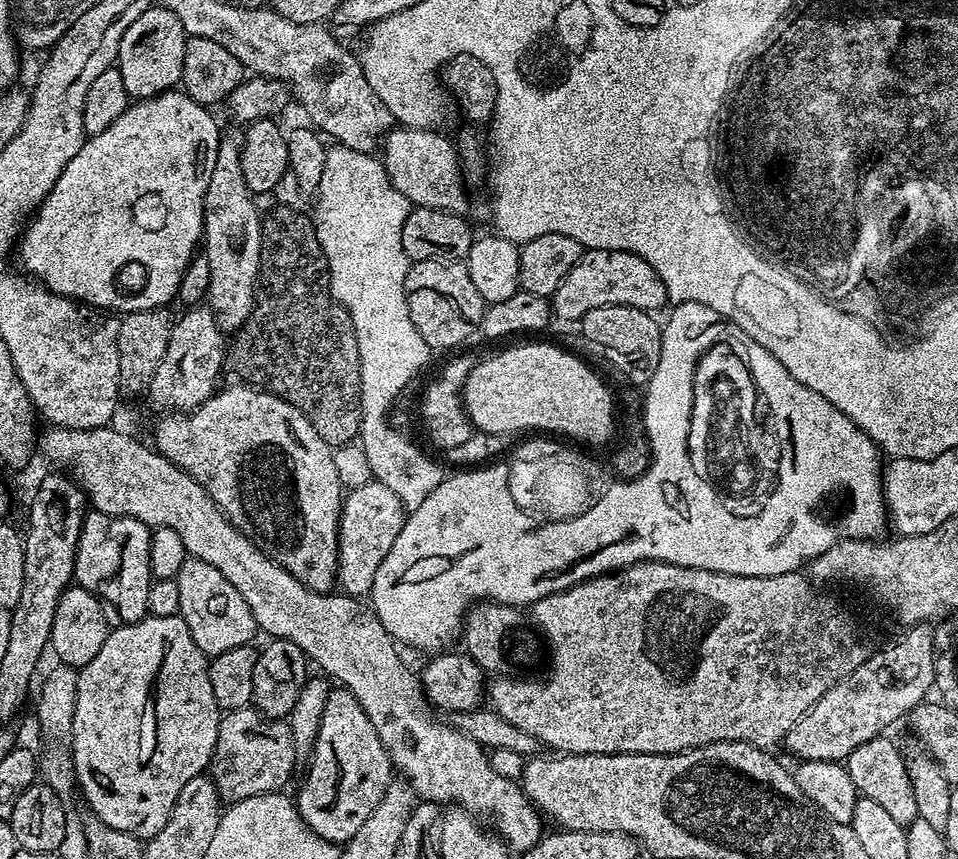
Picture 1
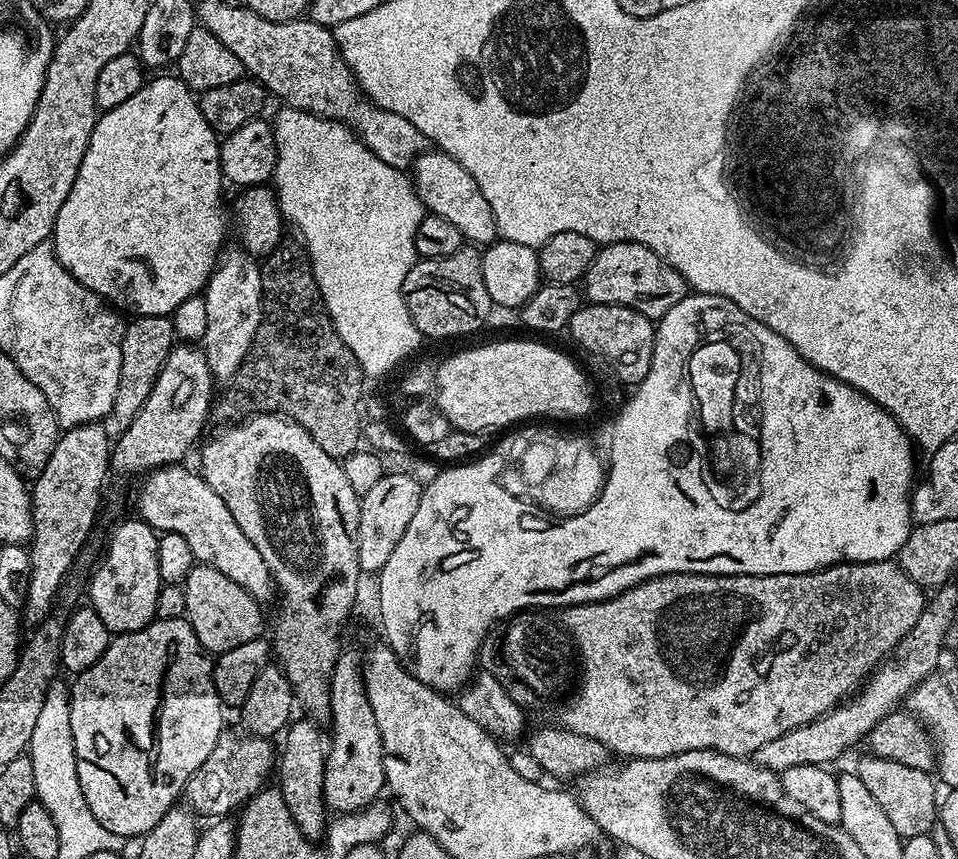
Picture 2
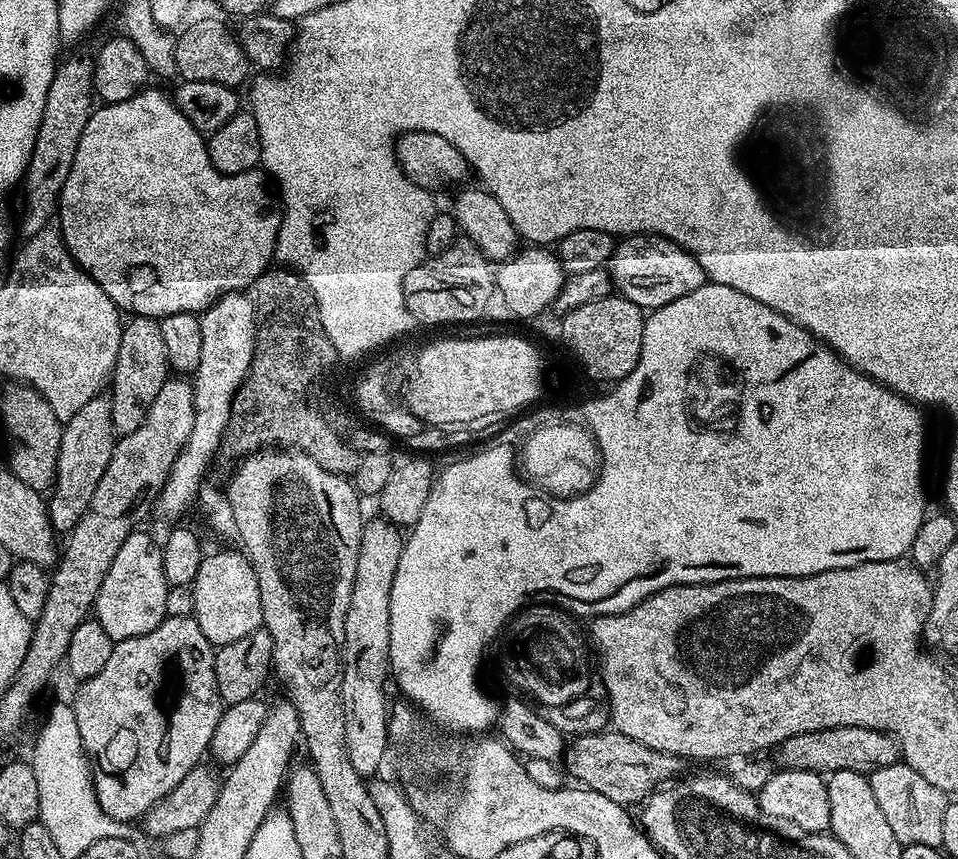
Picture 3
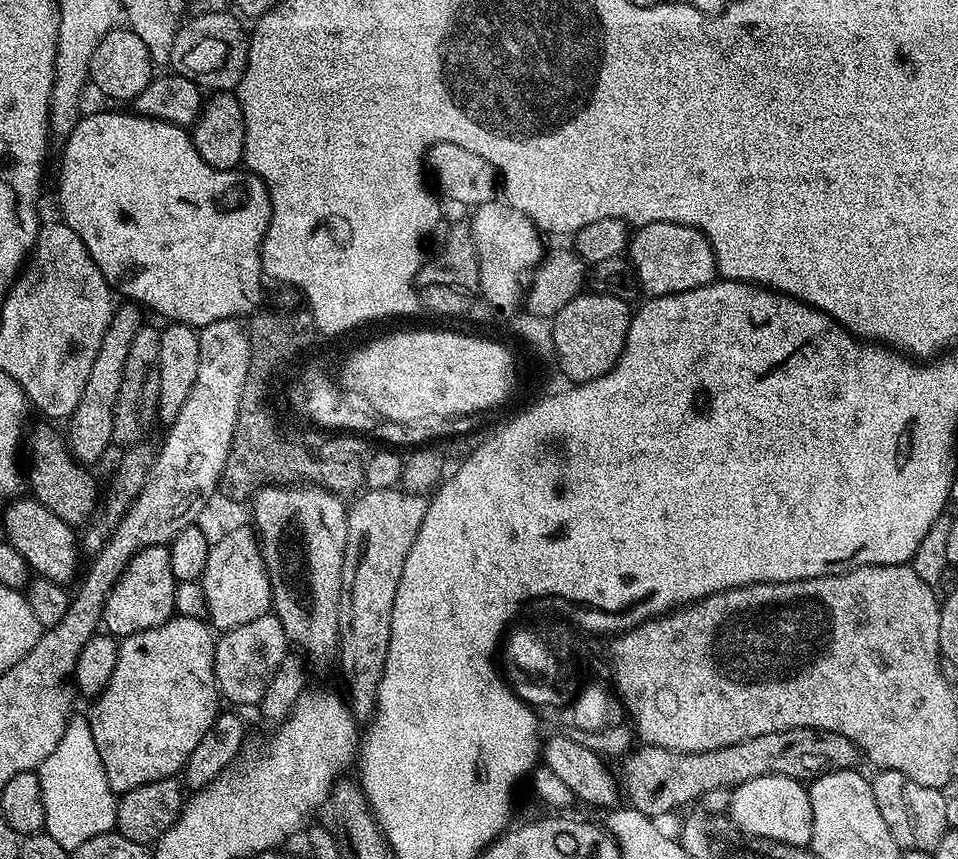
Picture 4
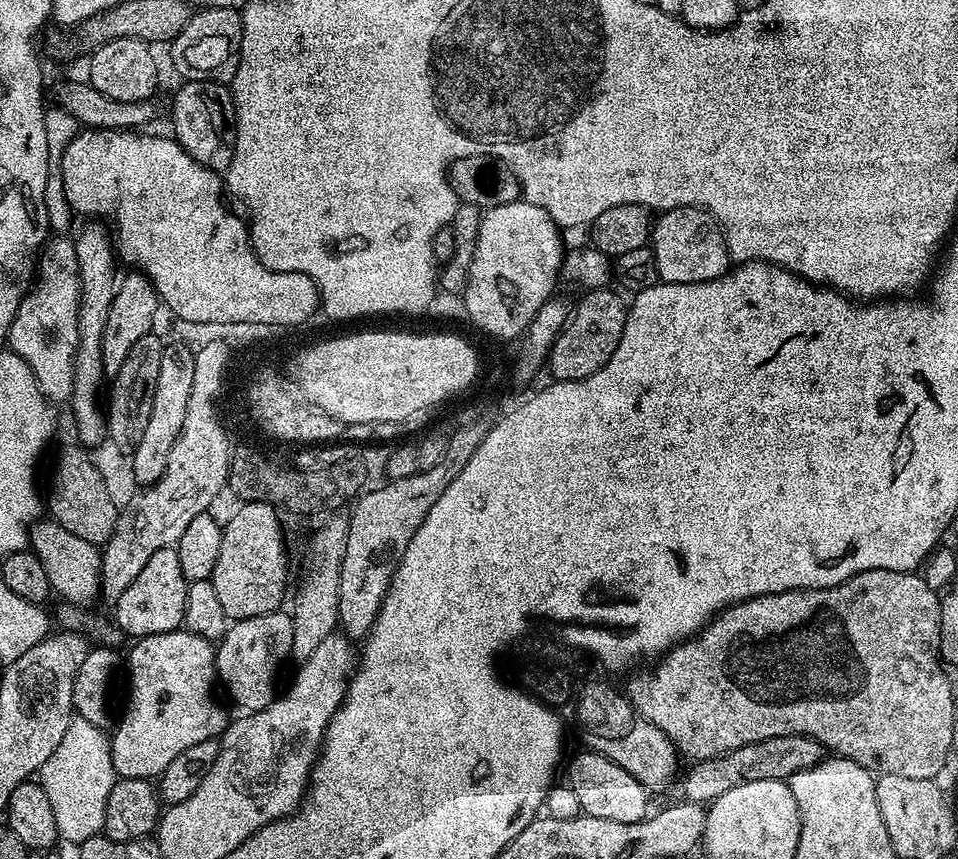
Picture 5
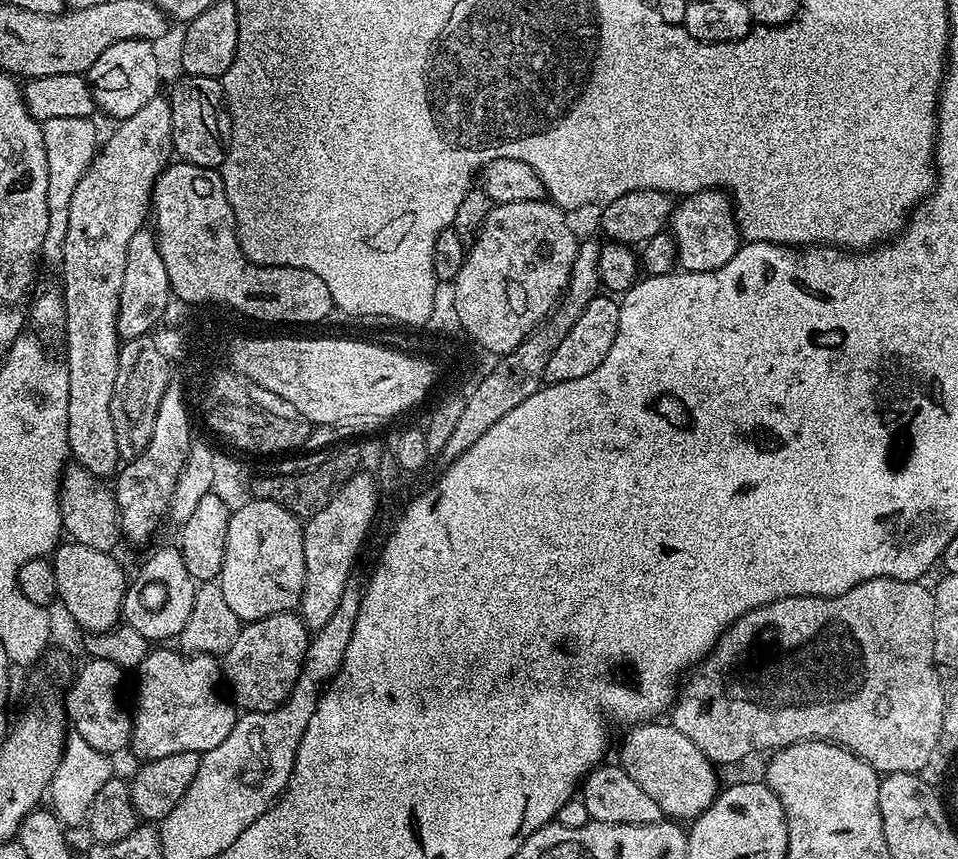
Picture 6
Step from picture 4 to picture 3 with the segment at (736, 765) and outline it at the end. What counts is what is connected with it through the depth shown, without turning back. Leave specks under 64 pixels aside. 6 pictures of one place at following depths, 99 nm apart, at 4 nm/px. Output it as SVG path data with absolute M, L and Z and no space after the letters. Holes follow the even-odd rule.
M838 726L810 734L794 734L794 738L786 738L776 745L774 755L775 763L781 769L810 770L821 774L850 770L867 774L897 763L900 760L900 747L887 732L870 730L866 726ZM615 730L575 737L565 747L562 757L565 773L571 779L573 776L577 785L598 794L606 794L610 802L625 806L643 805L657 788L681 775L680 764L682 765L681 757L650 750L650 746L642 746L642 742L634 742L634 738L626 738L626 734Z

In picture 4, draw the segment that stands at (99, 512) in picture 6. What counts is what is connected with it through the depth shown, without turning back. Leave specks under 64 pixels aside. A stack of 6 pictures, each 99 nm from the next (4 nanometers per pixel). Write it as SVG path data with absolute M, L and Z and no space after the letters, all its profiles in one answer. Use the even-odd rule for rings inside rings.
M48 422L31 425L26 436L26 448L32 451L32 461L26 464L26 484L32 487L31 495L46 510L58 514L62 522L73 526L84 526L97 515L98 512L98 488L96 492L96 480L91 476L89 469L80 461L72 457L72 451L68 448L68 441L63 435L55 432L53 425Z

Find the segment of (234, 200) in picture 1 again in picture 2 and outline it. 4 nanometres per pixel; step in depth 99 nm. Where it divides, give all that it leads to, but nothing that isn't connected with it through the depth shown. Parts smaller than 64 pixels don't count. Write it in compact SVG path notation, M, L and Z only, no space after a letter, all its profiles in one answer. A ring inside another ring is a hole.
M247 251L232 252L216 265L202 295L206 302L206 334L202 347L216 382L234 378L238 366L248 357L254 334L262 322L264 291L262 290L261 265Z

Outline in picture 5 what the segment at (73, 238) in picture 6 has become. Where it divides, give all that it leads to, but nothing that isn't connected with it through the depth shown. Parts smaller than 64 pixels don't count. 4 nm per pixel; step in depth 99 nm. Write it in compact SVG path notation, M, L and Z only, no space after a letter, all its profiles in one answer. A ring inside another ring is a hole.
M88 222L84 229L77 236L74 236L76 254L78 256L78 274L80 275L80 309L78 310L78 350L76 351L76 361L74 362L74 390L70 407L72 407L72 420L76 423L76 436L85 449L93 450L100 443L108 440L108 422L105 409L102 407L102 396L100 400L100 383L106 380L104 367L102 366L102 330L106 330L106 314L110 310L110 302L116 293L118 275L116 276L116 264L118 257L113 241L110 239L110 232L107 227L103 228L103 223Z

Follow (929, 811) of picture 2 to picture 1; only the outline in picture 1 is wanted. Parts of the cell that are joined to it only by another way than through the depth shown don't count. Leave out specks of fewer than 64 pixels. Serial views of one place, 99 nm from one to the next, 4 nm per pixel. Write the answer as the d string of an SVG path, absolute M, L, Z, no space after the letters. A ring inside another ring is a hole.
M881 734L858 746L846 759L846 767L863 799L878 802L878 806L883 806L894 822L907 826L918 818L918 798L914 794L905 753L900 753L899 746L887 738L887 735Z

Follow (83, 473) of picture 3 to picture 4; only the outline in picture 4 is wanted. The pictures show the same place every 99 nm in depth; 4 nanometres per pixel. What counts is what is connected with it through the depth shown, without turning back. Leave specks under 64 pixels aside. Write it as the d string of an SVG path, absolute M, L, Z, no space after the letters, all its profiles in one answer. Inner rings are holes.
M124 302L112 313L112 321L102 338L102 346L98 346L98 358L94 358L94 366L90 366L90 378L86 378L86 390L82 390L82 398L78 406L74 406L72 415L67 417L68 432L66 439L72 457L85 466L93 466L113 447L114 434L114 402L118 402L118 390L122 386L122 370L126 366L126 357L130 355L130 342L134 342L134 334L142 326L141 309L135 303Z

